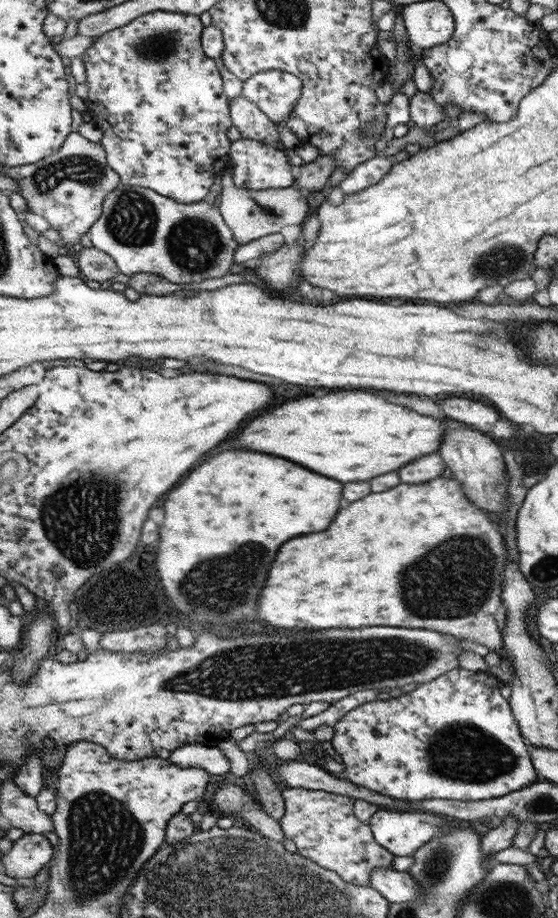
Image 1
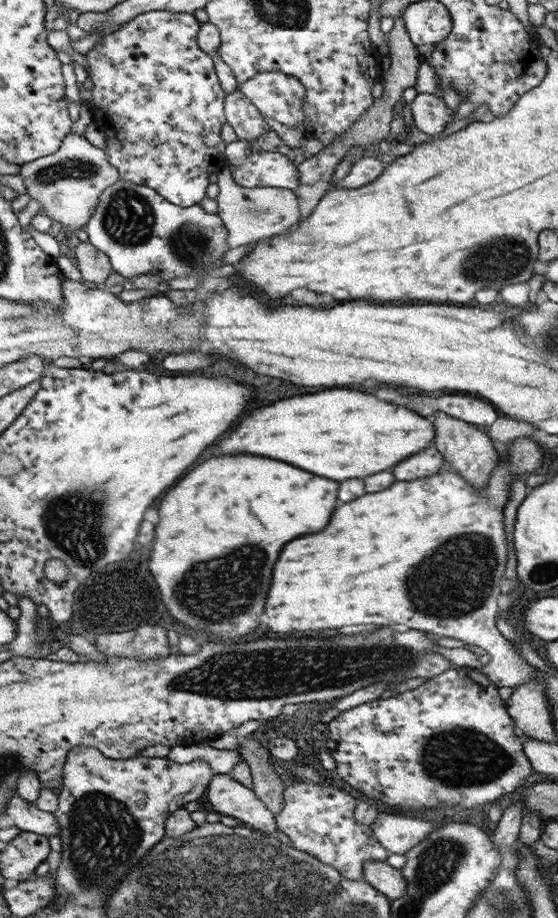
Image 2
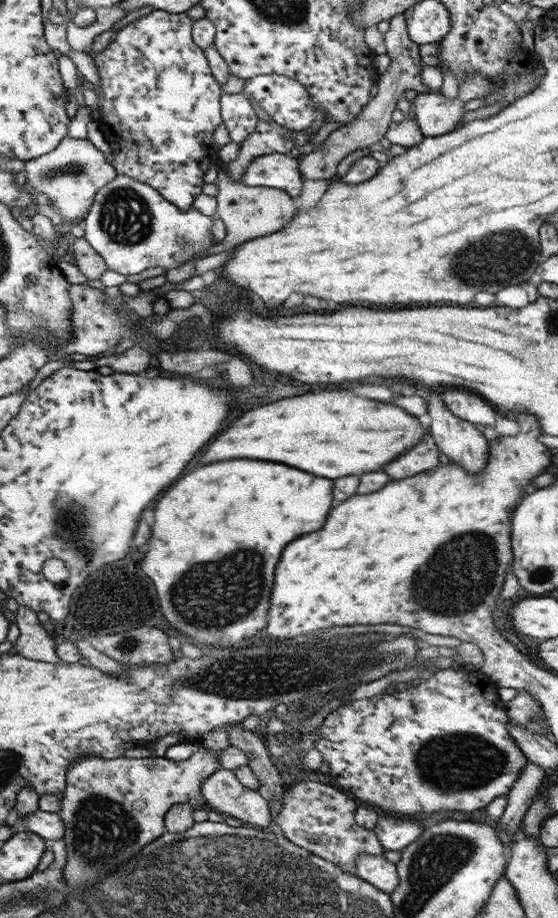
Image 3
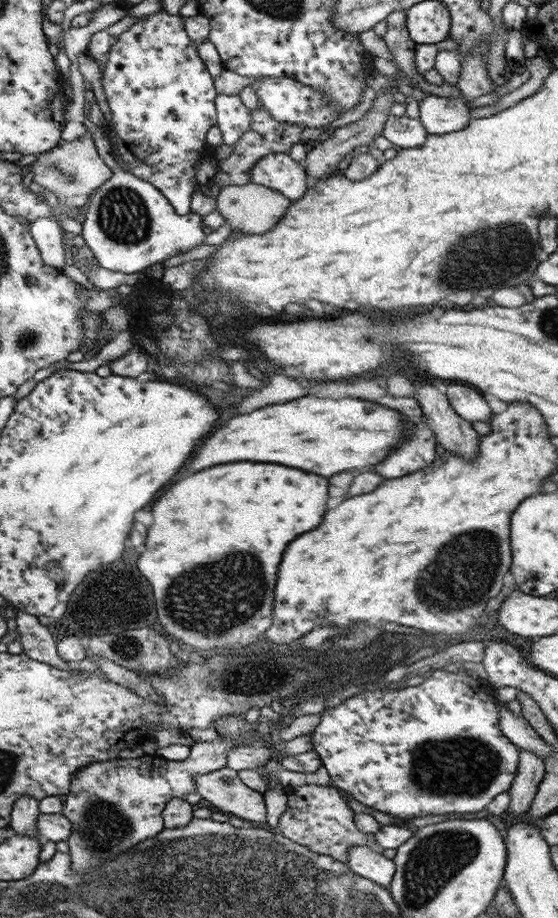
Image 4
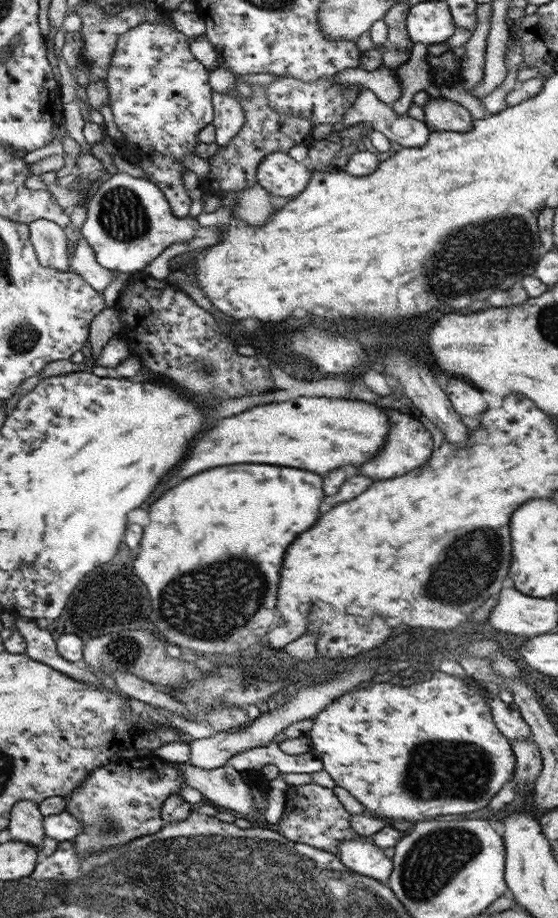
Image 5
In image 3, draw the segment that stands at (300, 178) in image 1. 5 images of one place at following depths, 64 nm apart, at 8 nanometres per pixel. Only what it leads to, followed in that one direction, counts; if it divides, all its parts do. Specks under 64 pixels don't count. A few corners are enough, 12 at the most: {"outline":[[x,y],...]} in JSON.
{"outline":[[405,16],[383,33],[390,67],[354,121],[301,158],[302,178],[336,178],[345,156],[378,147],[406,90],[422,82]]}

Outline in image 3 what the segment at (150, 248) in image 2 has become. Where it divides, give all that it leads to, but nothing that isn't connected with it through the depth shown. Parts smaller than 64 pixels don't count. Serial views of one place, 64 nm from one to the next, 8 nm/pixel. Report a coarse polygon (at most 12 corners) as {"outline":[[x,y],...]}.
{"outline":[[122,174],[83,238],[129,277],[208,256],[213,216]]}

